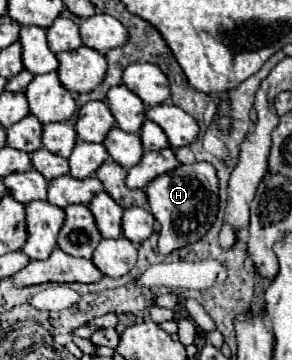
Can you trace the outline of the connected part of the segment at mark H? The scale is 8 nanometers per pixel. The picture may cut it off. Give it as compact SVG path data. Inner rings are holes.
M195 162L187 166L177 166L171 172L165 172L153 178L147 188L147 202L151 214L161 224L159 230L159 250L161 254L169 254L181 246L197 242L207 232L207 212L209 212L209 226L217 216L217 176L215 168L207 162ZM209 180L209 182L207 182ZM209 188L209 194L207 194Z

